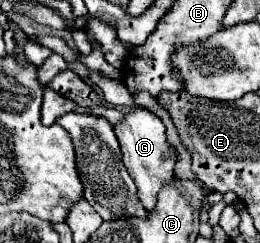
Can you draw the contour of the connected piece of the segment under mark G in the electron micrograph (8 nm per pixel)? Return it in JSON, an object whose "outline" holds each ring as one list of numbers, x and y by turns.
{"outline":[[137,107,131,113,127,113,125,121,115,125,115,133,117,133,119,145,121,145,123,163,125,163,127,171,131,173,131,177,139,189,137,197,143,203,143,207,147,211,151,211,155,207,155,199,157,199,157,193,161,191,161,187,173,183,173,179,175,179,175,175,173,175,175,161,173,161,169,147,167,147,165,125,151,111]]}

